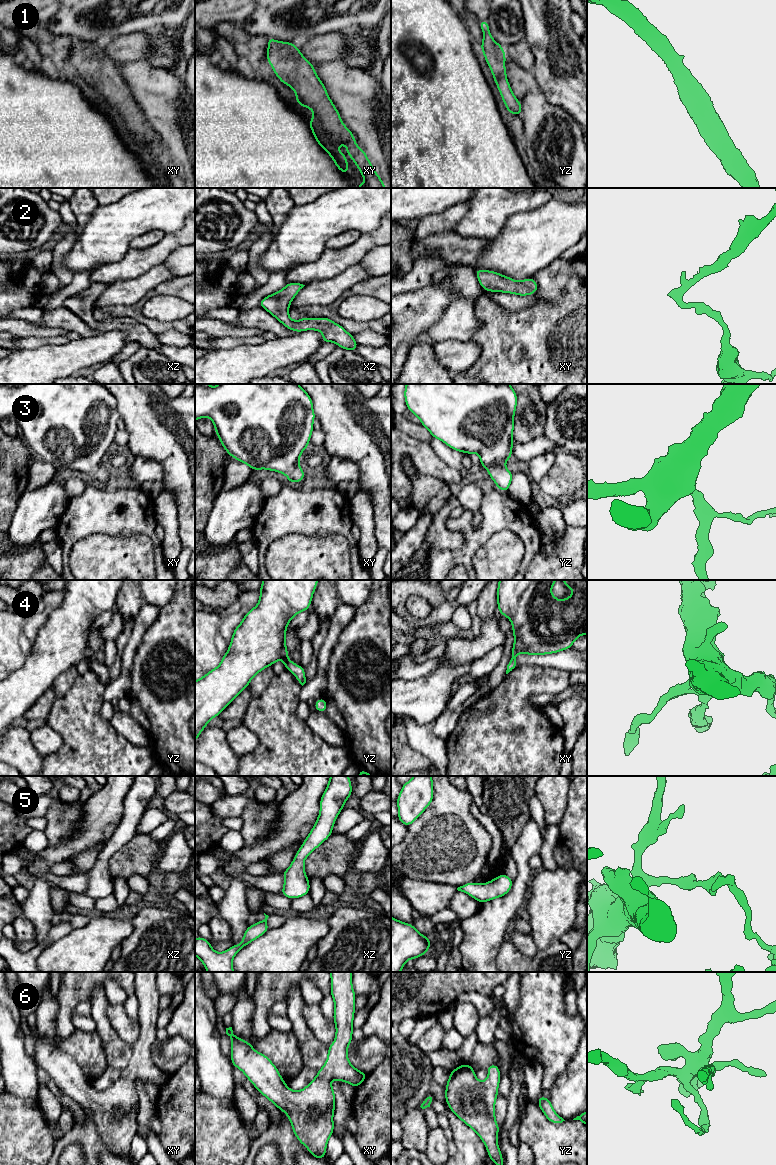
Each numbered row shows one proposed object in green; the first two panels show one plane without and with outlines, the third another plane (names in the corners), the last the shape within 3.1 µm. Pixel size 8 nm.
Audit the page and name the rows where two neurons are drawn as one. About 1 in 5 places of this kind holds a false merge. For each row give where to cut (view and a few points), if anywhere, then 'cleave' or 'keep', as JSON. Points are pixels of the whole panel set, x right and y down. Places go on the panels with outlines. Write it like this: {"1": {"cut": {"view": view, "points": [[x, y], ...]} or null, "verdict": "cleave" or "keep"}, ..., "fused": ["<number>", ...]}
{"1": {"cut": null, "verdict": "keep"}, "2": {"cut": null, "verdict": "keep"}, "3": {"cut": null, "verdict": "keep"}, "4": {"cut": null, "verdict": "keep"}, "5": {"cut": null, "verdict": "keep"}, "6": {"cut": null, "verdict": "keep"}, "fused": []}

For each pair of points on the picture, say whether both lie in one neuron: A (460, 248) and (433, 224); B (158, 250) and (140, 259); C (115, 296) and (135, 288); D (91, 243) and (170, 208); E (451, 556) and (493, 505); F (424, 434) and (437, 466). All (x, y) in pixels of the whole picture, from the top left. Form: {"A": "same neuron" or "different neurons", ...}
{"A": "different neurons", "B": "same neuron", "C": "same neuron", "D": "same neuron", "E": "same neuron", "F": "different neurons"}

